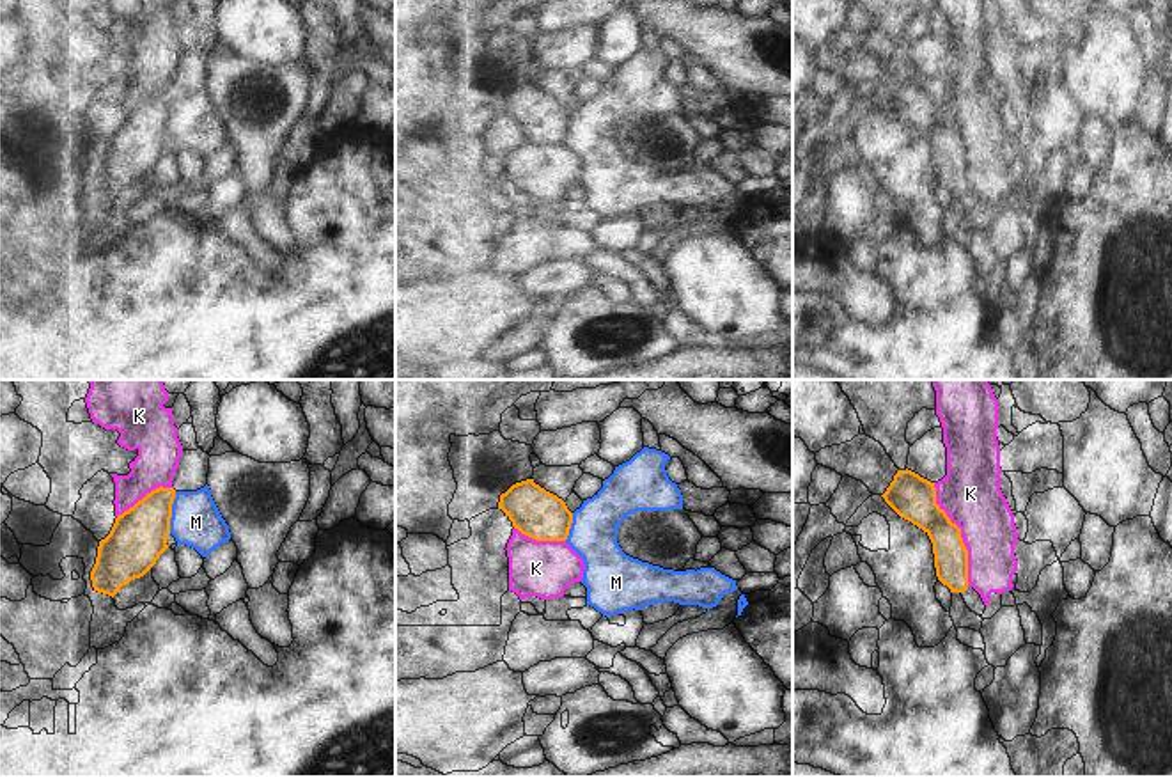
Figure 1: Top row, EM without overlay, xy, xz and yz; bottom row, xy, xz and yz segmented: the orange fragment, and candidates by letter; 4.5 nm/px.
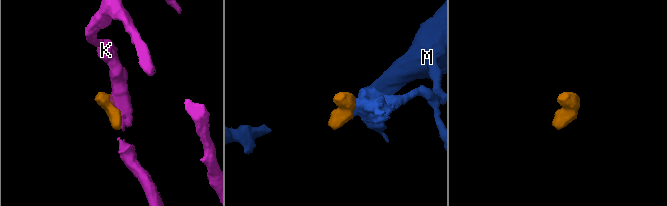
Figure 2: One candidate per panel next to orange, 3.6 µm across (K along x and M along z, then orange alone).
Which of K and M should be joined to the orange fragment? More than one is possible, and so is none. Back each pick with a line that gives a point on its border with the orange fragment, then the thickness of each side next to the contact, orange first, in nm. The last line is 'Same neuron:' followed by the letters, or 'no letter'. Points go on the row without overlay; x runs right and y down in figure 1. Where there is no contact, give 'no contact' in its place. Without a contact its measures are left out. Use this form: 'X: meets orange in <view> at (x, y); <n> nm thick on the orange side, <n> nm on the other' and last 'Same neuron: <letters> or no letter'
Same neuron: no letter

